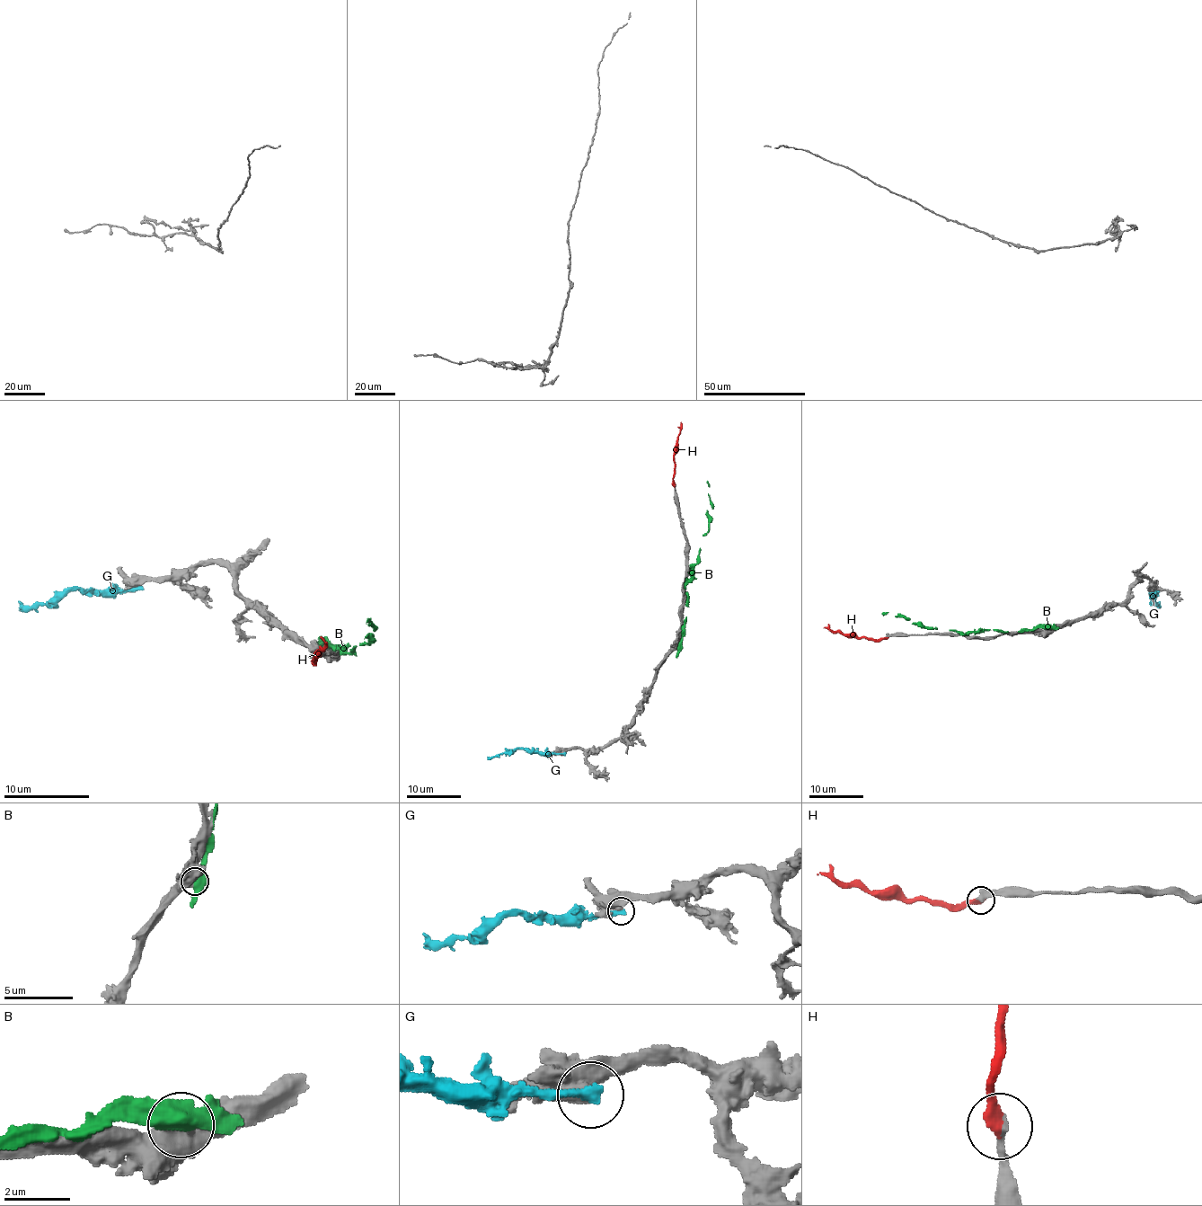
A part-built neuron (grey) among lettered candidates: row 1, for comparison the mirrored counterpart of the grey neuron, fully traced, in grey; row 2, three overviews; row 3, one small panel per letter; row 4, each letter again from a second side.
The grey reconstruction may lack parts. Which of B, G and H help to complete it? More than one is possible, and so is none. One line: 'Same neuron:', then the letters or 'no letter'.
Same neuron: H

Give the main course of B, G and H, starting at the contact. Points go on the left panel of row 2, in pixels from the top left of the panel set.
B: (321, 644), (327, 642), (349, 652), (359, 644), (367, 644), (367, 635), (374, 632), (367, 618)
G: (139, 587), (125, 591), (63, 591), (46, 604), (33, 604), (18, 610)
H: (314, 660), (325, 642)

